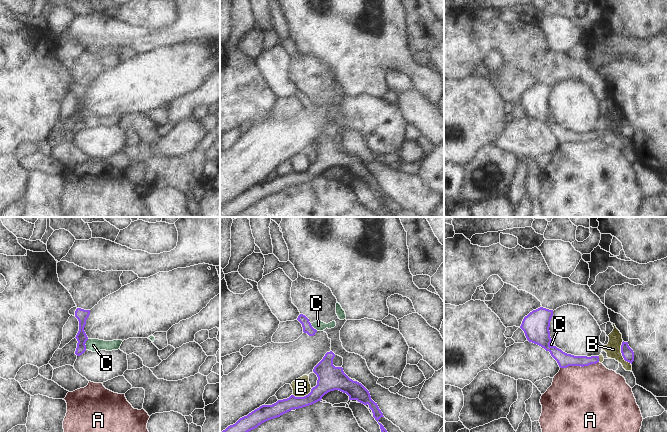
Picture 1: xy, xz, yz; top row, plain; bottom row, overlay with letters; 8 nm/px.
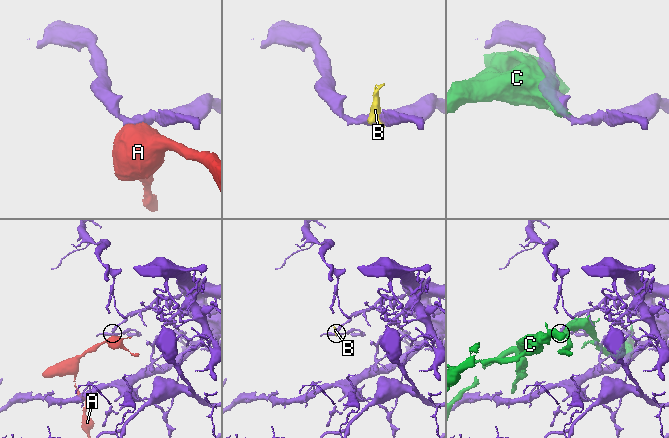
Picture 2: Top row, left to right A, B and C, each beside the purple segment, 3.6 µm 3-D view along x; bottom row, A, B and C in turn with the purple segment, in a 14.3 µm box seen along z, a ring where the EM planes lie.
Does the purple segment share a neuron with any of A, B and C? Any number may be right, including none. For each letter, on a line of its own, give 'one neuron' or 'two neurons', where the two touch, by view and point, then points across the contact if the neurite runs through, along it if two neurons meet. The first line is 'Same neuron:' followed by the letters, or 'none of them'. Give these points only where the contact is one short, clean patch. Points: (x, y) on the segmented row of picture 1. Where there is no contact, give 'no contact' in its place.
Same neuron: none of them
A: two neurons; contact yz (579, 365)
B: two neurons; contact yz (622, 354); border yz (622, 341), (621, 355), (631, 363)
C: two neurons; contact xy (84, 344)

